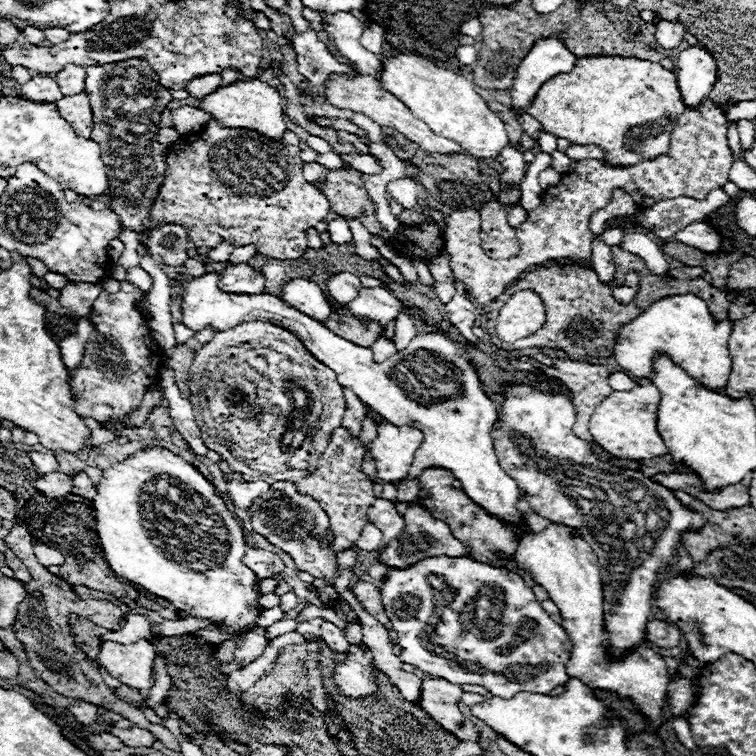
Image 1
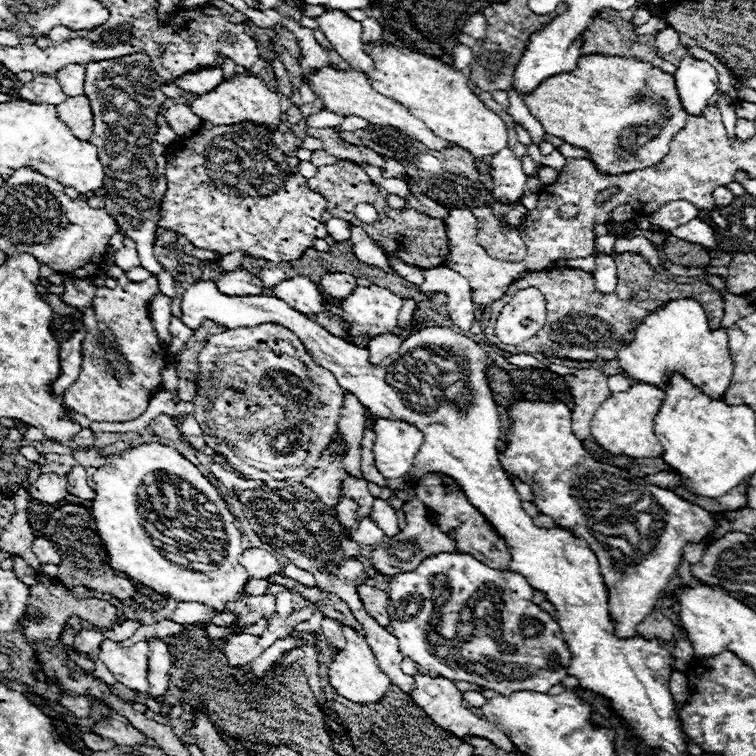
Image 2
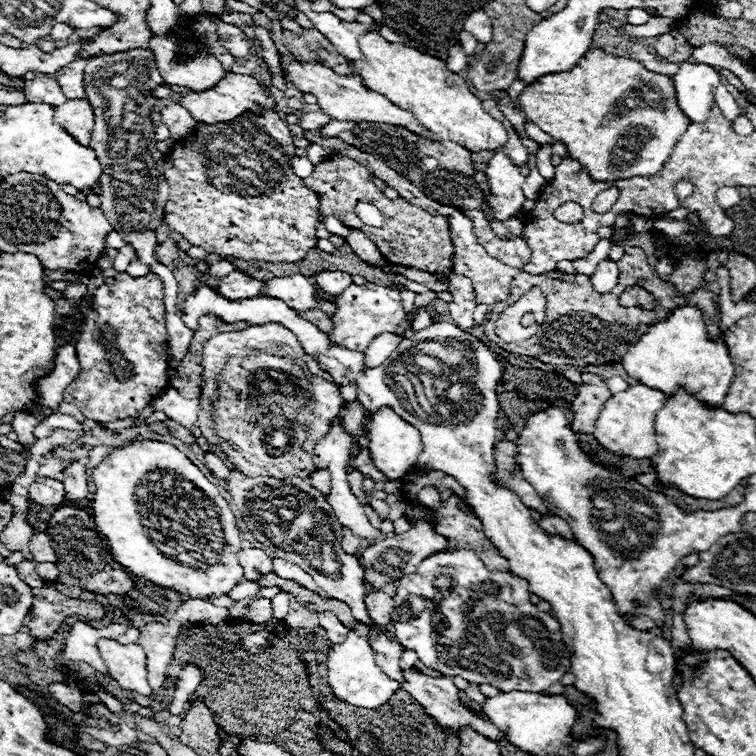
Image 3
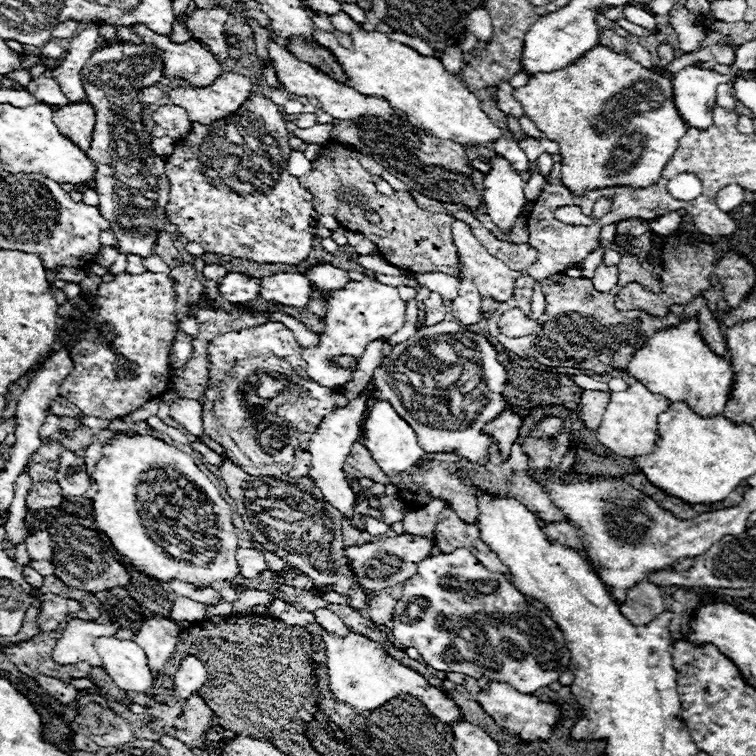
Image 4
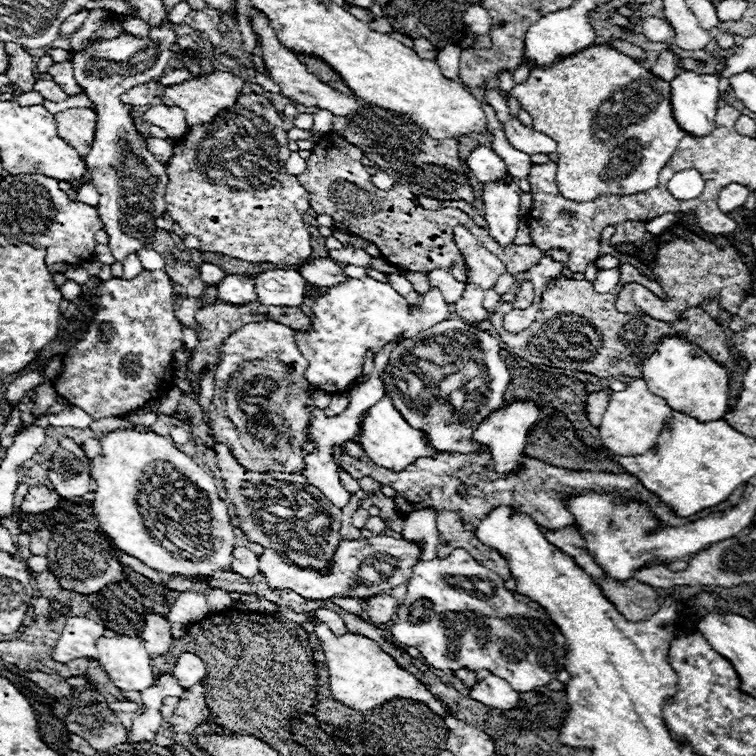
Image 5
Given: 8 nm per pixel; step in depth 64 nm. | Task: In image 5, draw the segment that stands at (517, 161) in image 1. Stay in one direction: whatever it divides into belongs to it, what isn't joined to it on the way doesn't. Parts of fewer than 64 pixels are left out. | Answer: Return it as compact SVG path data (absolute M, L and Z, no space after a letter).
M518 180L484 186L484 220L488 222L488 232L500 246L510 246L516 238L520 196Z

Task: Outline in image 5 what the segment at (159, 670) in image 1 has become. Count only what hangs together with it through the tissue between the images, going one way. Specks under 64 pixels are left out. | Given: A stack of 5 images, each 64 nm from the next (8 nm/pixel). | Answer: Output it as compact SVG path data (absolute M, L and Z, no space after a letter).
M148 610L146 618L144 618L144 646L148 646L148 654L150 658L154 656L162 656L168 652L172 638L170 638L170 624L166 622L164 616Z

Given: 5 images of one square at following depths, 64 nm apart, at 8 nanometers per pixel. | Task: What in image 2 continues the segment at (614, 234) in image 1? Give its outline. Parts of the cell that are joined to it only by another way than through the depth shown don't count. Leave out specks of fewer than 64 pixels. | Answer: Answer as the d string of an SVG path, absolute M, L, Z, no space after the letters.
M612 234L596 238L596 250L594 250L594 254L592 254L592 256L596 258L600 252L610 254L610 252L612 252L612 248L614 248L614 242L616 242L616 236L612 236Z

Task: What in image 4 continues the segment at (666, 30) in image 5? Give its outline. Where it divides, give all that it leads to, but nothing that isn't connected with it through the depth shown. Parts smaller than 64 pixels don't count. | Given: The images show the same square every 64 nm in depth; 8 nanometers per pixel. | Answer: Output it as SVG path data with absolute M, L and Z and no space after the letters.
M626 6L626 8L624 8L624 18L630 20L632 24L638 24L638 26L646 28L646 30L652 30L652 34L660 34L660 26L658 26L654 14L650 14L650 12L642 10L642 8Z

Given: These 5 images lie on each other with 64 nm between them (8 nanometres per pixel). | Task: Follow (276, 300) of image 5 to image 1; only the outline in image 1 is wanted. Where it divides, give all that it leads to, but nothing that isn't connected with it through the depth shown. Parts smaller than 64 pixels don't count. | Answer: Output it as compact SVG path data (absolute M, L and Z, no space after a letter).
M296 278L290 280L282 286L282 296L284 302L288 302L292 308L300 310L302 314L308 314L320 322L324 322L324 318L328 318L328 314L332 314L332 308L324 296L324 292L310 280L304 278Z

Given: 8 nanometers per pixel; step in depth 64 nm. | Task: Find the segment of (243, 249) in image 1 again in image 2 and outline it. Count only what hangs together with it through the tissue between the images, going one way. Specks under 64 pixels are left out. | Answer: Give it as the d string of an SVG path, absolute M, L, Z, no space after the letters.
M232 252L232 254L222 256L222 258L218 260L218 266L220 266L222 274L224 274L224 272L230 272L230 270L236 270L236 268L240 266L242 258L244 258L244 254L242 254L242 252Z

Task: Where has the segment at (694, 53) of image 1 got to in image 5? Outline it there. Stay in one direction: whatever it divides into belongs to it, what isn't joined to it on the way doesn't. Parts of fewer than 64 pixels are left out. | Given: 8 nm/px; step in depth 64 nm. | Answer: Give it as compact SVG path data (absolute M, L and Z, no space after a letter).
M682 70L672 82L672 112L686 134L706 136L714 130L714 116L720 102L720 78Z

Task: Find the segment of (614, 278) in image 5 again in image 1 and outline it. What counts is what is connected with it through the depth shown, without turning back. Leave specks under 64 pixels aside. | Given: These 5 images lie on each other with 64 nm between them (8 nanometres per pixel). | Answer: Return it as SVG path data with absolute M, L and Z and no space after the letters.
M594 236L594 242L592 242L592 268L598 274L600 282L608 284L608 282L614 280L616 268L614 268L610 246L606 246L604 242L600 242L598 236Z

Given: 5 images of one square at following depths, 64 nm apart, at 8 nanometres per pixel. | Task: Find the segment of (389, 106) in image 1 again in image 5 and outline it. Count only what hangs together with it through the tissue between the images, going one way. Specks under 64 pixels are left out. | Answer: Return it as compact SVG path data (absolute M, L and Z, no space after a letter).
M260 12L260 14L254 14L250 18L250 26L252 26L252 32L256 34L258 42L260 42L260 48L262 48L262 60L264 60L264 66L270 74L270 80L274 84L280 86L280 92L290 98L294 104L302 104L302 106L316 106L316 108L322 108L322 110L328 110L332 112L334 116L348 116L350 112L356 112L364 106L358 104L356 96L346 96L346 94L340 94L336 92L334 88L330 88L328 84L320 82L314 74L310 74L306 70L306 66L298 60L298 56L290 50L286 50L278 38L276 38L276 30L270 26L270 20Z

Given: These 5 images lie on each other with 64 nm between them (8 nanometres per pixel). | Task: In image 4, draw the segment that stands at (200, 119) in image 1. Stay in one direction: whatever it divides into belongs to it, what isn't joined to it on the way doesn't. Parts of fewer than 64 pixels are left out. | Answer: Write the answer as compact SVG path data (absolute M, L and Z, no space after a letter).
M174 104L158 106L150 116L152 116L152 120L156 124L166 128L168 136L174 138L174 140L184 138L192 128L192 122L188 120L188 112L184 108L180 108L180 106L174 106Z

